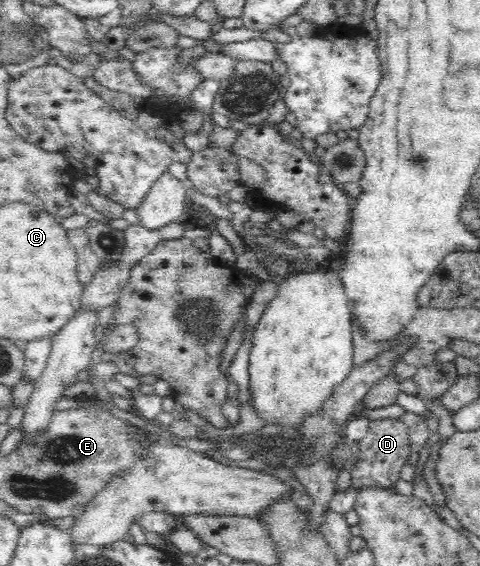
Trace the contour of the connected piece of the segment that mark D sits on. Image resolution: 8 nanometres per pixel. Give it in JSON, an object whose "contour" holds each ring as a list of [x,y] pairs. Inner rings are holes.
{"contour":[[[399,418],[369,421],[367,434],[360,439],[360,457],[350,470],[351,482],[360,491],[364,487],[390,488],[400,481],[400,471],[410,455],[410,439],[406,424]]]}

